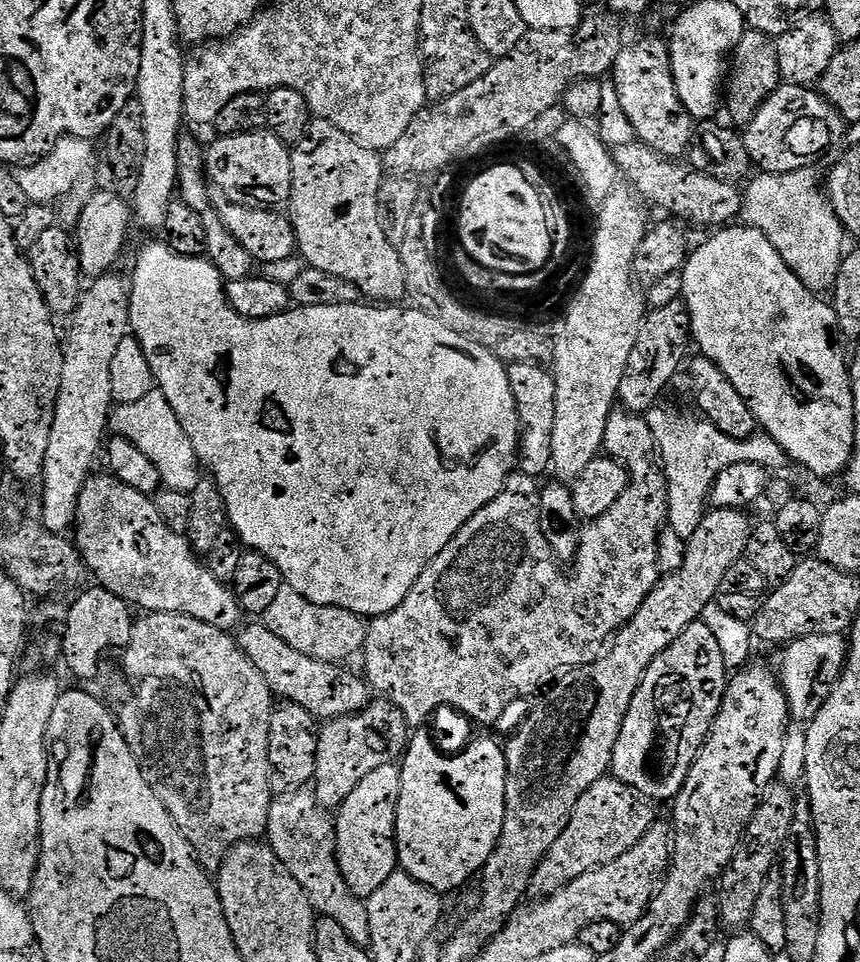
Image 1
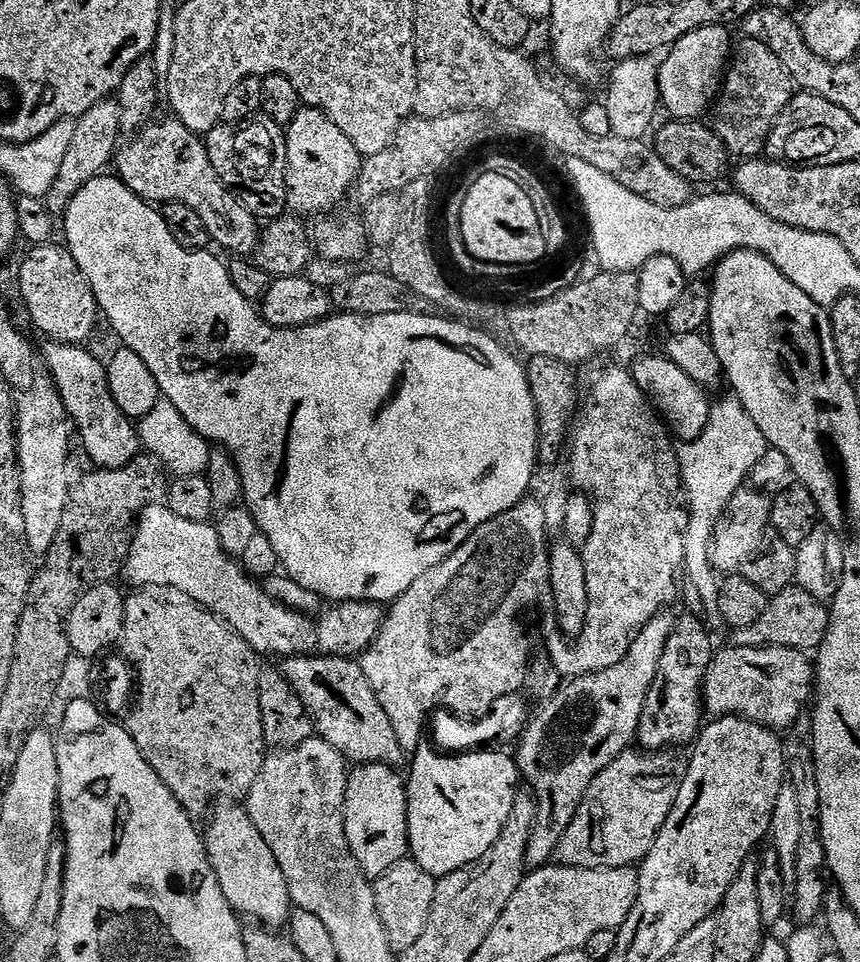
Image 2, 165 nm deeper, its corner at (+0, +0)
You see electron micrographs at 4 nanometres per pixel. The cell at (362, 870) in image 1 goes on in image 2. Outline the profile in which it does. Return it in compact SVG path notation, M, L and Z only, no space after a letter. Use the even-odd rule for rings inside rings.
M362 764L353 767L348 773L348 785L346 786L346 794L344 795L344 825L346 826L346 838L350 842L350 850L358 862L358 866L364 871L365 876L369 878L384 876L386 870L390 870L390 866L394 866L399 860L405 859L410 852L408 846L408 790L405 777L403 775L399 776L396 772L399 771L391 764Z

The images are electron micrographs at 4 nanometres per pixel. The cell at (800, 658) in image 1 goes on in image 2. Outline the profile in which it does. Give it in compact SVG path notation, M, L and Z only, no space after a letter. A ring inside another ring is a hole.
M724 646L712 657L712 665L704 676L702 704L713 713L713 717L742 716L764 728L787 730L794 721L805 715L804 707L809 707L814 696L814 664L803 651L788 648L732 648Z

